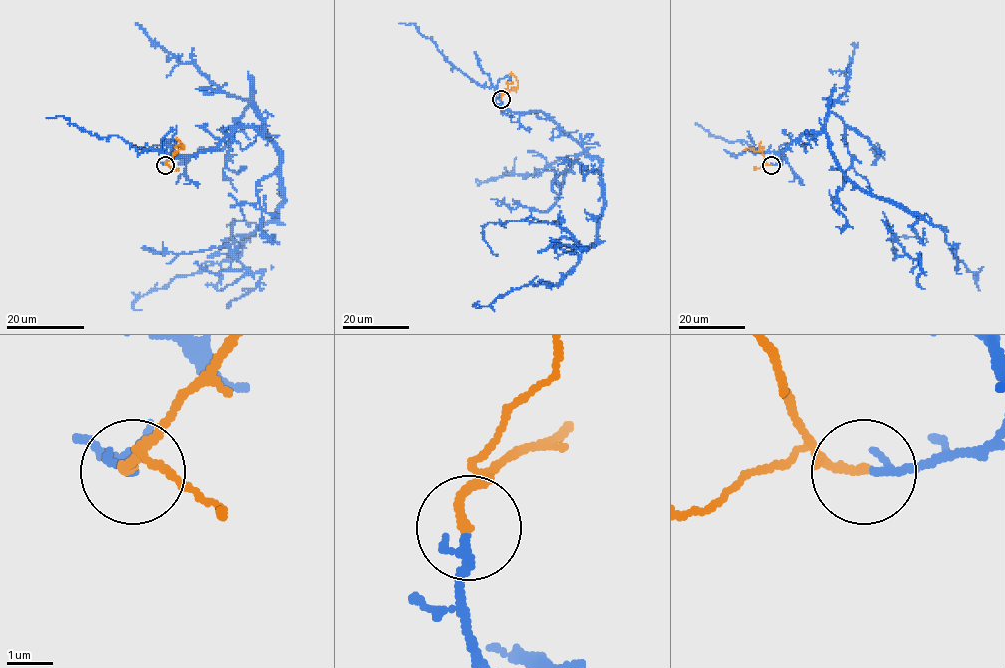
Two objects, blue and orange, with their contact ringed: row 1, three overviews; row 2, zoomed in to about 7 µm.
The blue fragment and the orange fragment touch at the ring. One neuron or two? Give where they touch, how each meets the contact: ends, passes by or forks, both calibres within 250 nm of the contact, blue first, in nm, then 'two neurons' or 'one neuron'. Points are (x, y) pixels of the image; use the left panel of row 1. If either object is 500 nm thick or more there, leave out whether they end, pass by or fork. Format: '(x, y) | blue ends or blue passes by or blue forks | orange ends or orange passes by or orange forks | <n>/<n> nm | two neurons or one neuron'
(165, 165) | blue ends | orange ends | 190/180 nm | one neuron

